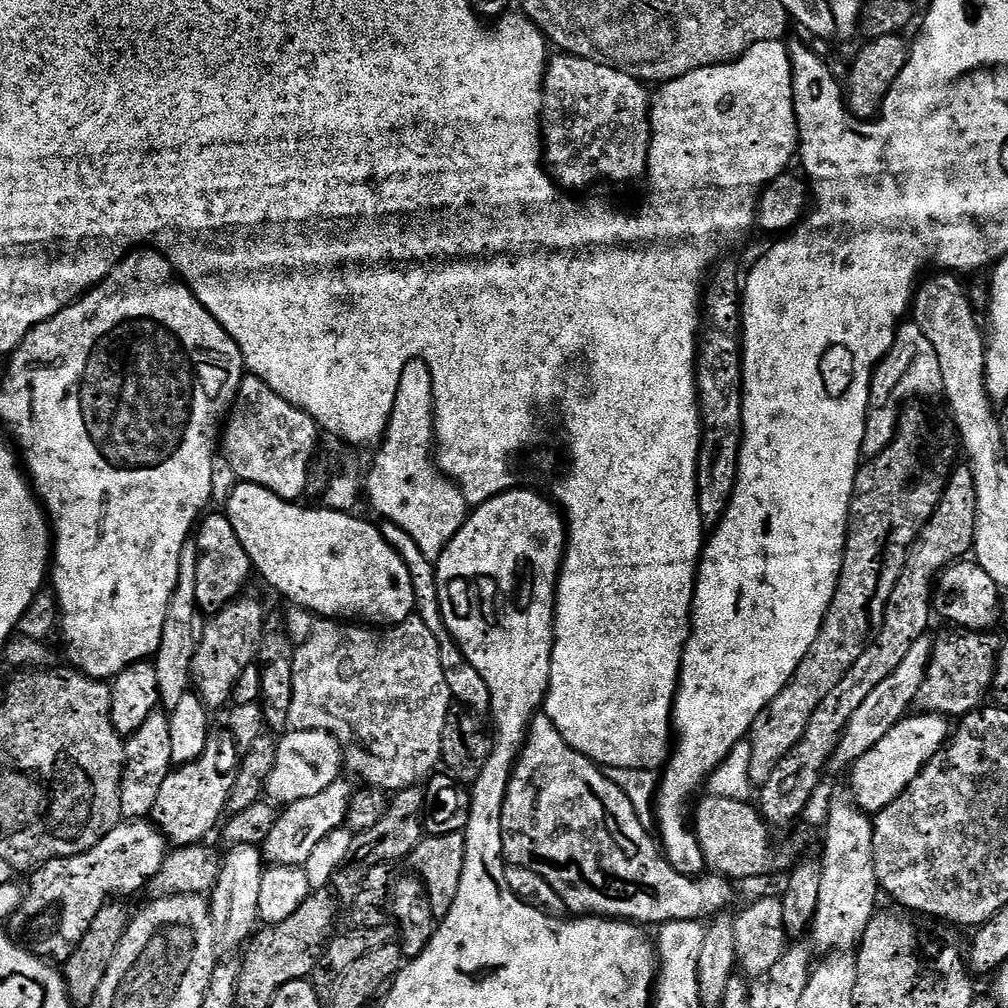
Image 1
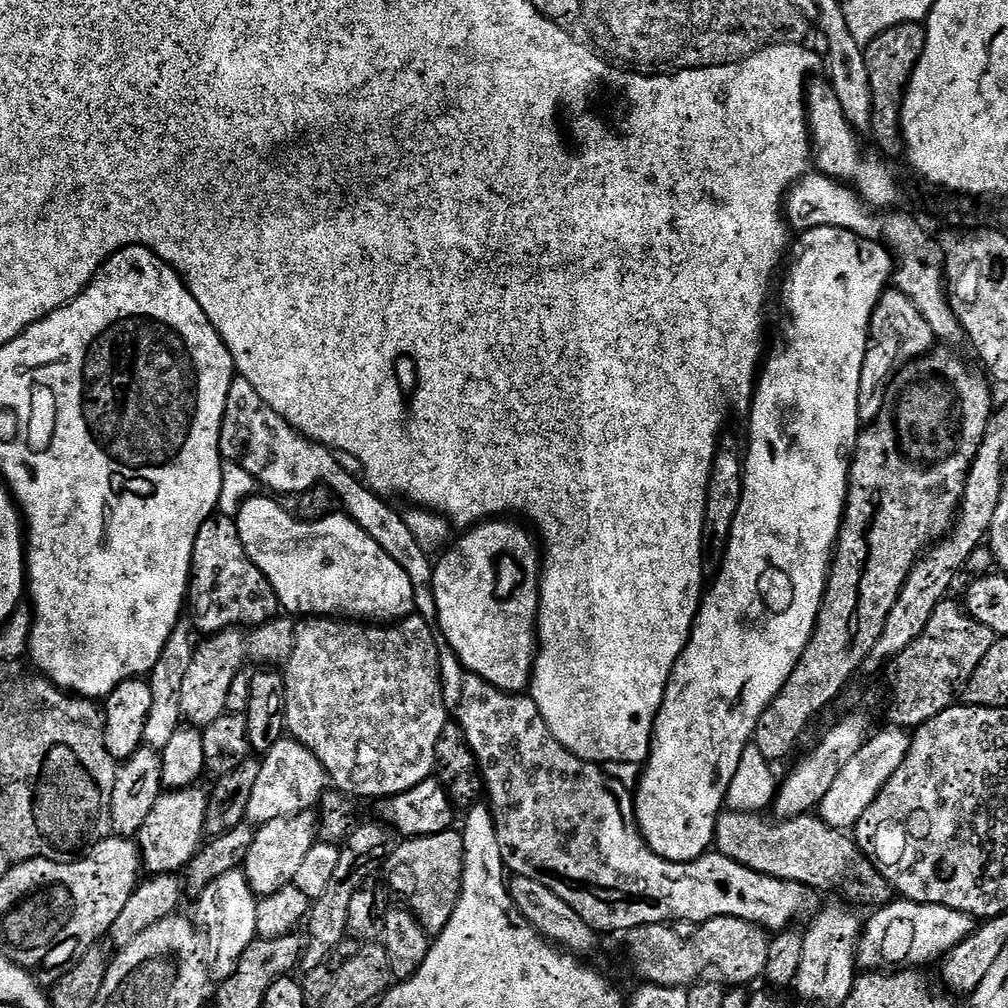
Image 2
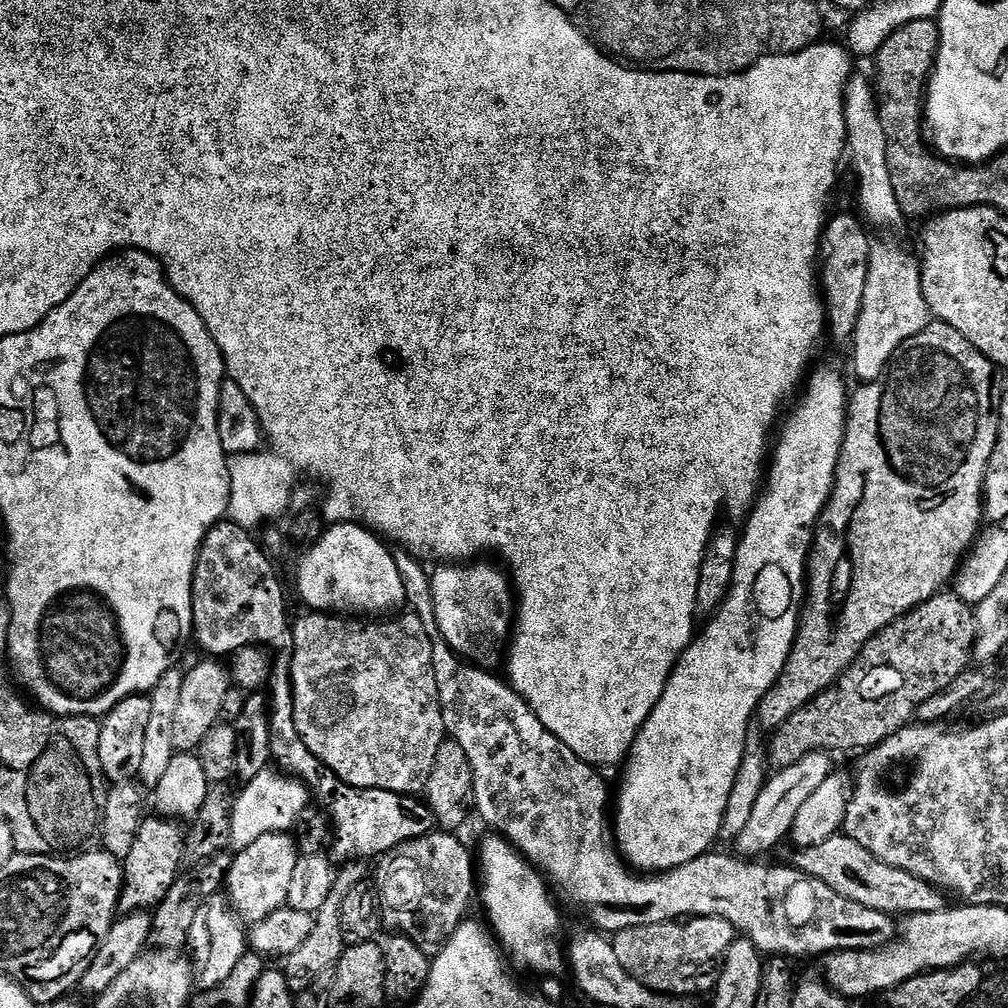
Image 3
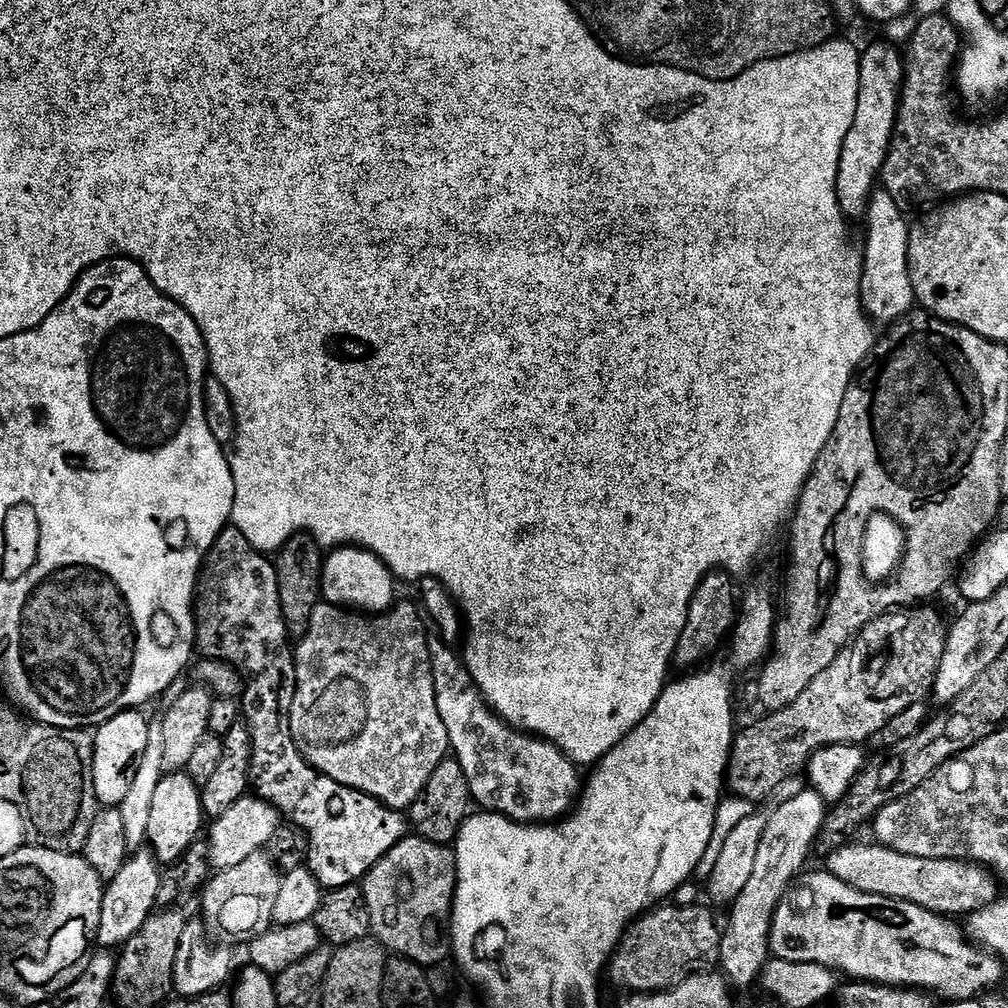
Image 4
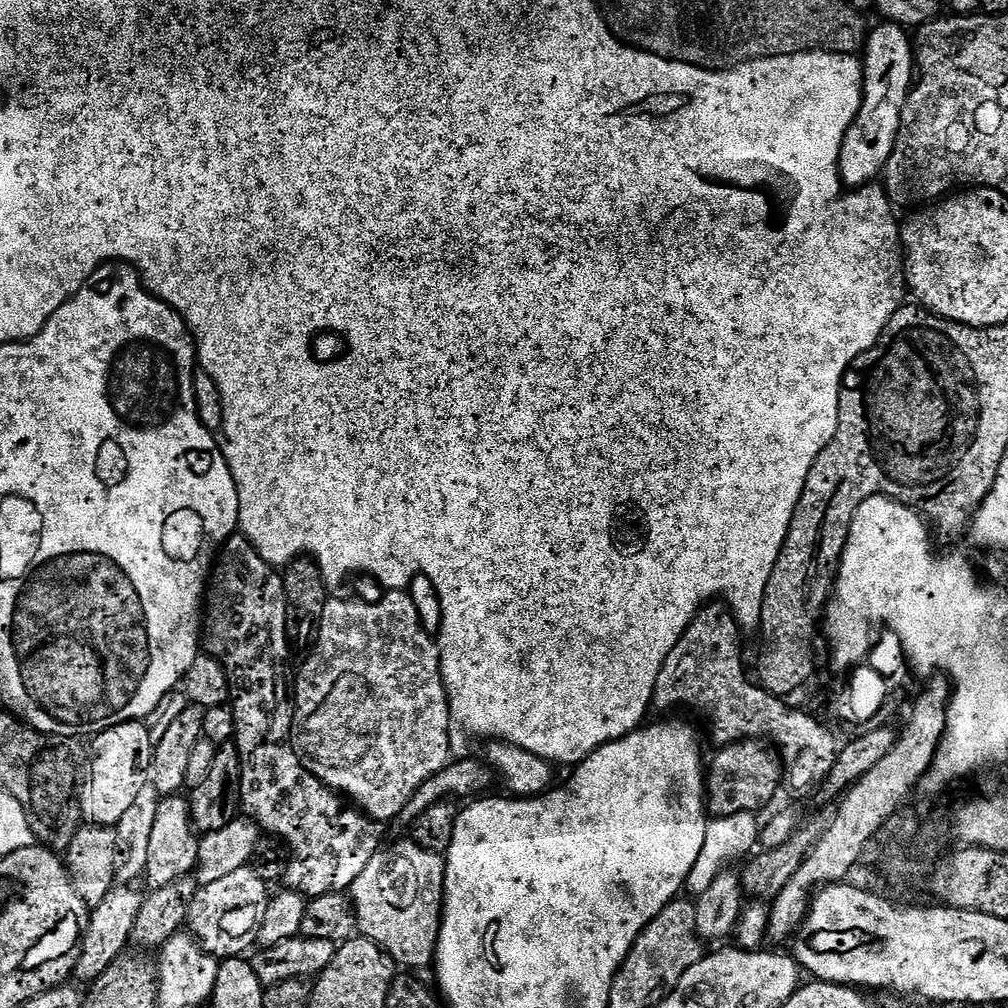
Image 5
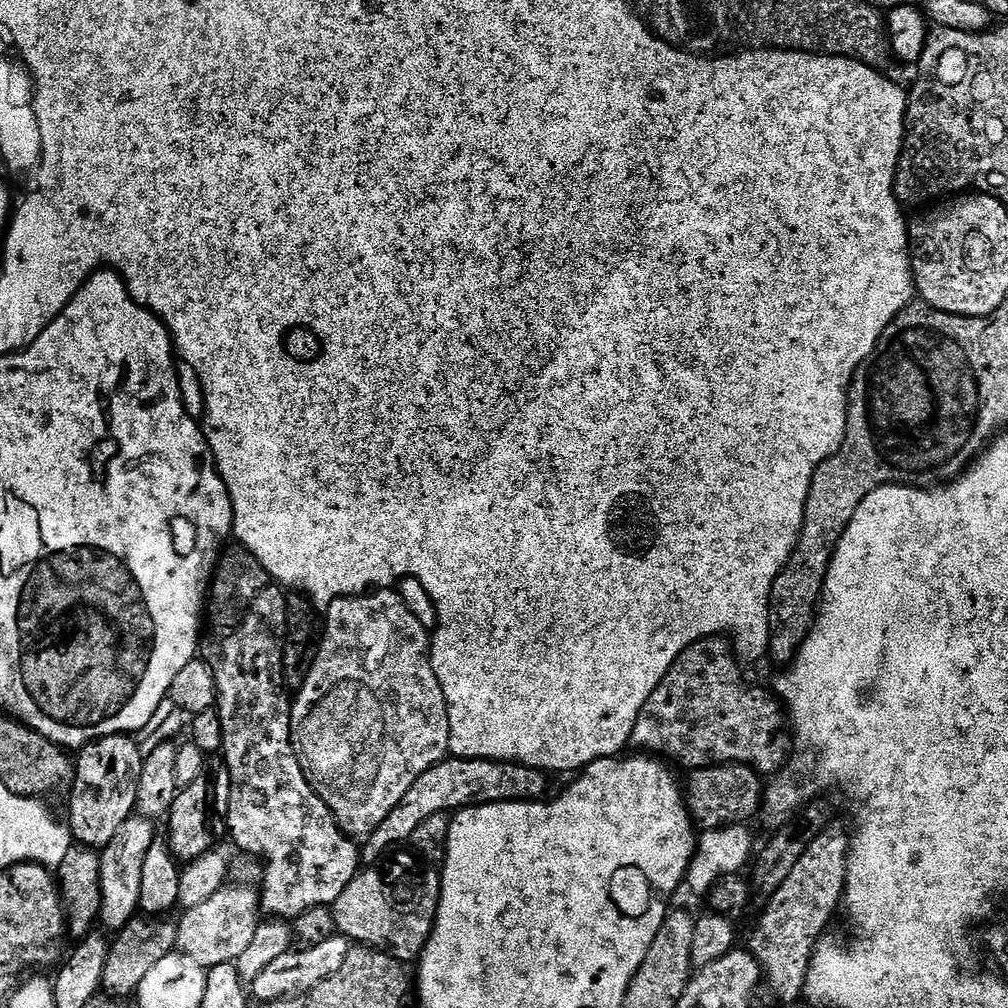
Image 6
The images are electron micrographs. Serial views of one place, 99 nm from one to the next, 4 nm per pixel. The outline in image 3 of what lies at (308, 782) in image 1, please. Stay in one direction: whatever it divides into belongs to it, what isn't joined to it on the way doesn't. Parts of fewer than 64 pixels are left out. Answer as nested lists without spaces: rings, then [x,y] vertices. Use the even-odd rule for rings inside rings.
[[[283,770],[259,772],[253,780],[247,781],[241,788],[244,789],[235,793],[236,801],[230,818],[230,844],[236,850],[251,846],[266,834],[291,833],[296,819],[299,821],[310,807],[308,785],[295,776],[289,776]]]

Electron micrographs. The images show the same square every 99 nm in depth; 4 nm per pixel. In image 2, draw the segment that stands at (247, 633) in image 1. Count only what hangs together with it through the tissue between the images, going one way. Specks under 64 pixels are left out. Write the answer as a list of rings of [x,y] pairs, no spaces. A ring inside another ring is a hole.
[[[239,627],[227,628],[225,632],[218,632],[214,636],[201,639],[196,645],[194,658],[190,658],[190,666],[186,670],[186,678],[182,682],[181,717],[191,727],[203,730],[214,722],[214,718],[223,716],[226,712],[226,694],[230,694],[230,685],[239,672],[245,671],[248,660],[248,642],[245,633]]]

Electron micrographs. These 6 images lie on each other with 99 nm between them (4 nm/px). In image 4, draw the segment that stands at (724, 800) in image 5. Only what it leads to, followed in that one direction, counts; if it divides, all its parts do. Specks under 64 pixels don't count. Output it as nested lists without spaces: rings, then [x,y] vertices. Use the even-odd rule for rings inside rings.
[[[916,606],[911,611],[900,610],[871,620],[850,647],[840,652],[838,658],[834,658],[834,662],[830,662],[830,666],[826,666],[826,670],[822,670],[822,674],[818,674],[818,678],[814,678],[814,682],[810,682],[810,686],[806,686],[806,690],[802,690],[802,694],[798,694],[798,698],[790,702],[790,706],[777,712],[768,712],[761,720],[746,725],[741,732],[739,729],[732,741],[732,753],[728,759],[727,791],[733,796],[753,802],[764,800],[767,796],[775,797],[778,786],[803,773],[808,760],[819,748],[835,744],[863,745],[871,741],[872,736],[878,734],[878,730],[882,730],[886,722],[890,722],[890,718],[902,714],[906,706],[919,700],[927,701],[936,681],[940,659],[946,650],[949,630],[946,620],[944,624],[943,618],[928,607],[932,606]],[[887,648],[888,661],[885,662],[884,669],[877,674],[873,684],[864,684],[864,667],[871,662],[872,656]]]

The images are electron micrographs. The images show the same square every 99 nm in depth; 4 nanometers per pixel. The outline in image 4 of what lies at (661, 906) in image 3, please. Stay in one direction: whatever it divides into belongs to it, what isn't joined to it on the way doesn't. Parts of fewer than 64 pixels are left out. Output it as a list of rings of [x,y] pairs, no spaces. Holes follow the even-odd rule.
[[[429,635],[428,645],[438,715],[442,718],[442,726],[446,728],[449,749],[466,774],[473,801],[477,805],[480,804],[479,807],[483,811],[497,812],[508,820],[515,820],[517,824],[546,824],[563,820],[572,811],[582,791],[582,776],[576,773],[577,765],[556,745],[549,744],[538,736],[519,731],[505,720],[501,720],[476,689],[476,683],[472,681],[472,675],[465,668],[463,659],[457,653],[455,656],[451,652],[453,649],[442,641],[439,635]],[[826,870],[810,872],[801,875],[798,883],[789,887],[784,899],[776,907],[768,938],[768,946],[775,959],[820,964],[837,974],[845,972],[848,978],[856,982],[927,990],[949,1002],[975,1000],[999,985],[996,983],[1004,976],[1005,961],[969,942],[965,933],[952,925],[955,923],[951,919],[937,916],[930,910],[908,902],[859,892]]]

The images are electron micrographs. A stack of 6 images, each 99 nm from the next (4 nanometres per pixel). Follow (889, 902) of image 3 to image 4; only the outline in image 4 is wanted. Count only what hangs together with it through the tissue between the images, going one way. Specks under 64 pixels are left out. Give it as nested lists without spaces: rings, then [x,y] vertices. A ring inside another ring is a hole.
[[[849,842],[827,853],[826,871],[859,892],[901,900],[945,918],[967,918],[998,898],[998,881],[987,868],[967,860],[931,860],[898,854],[879,842]]]

